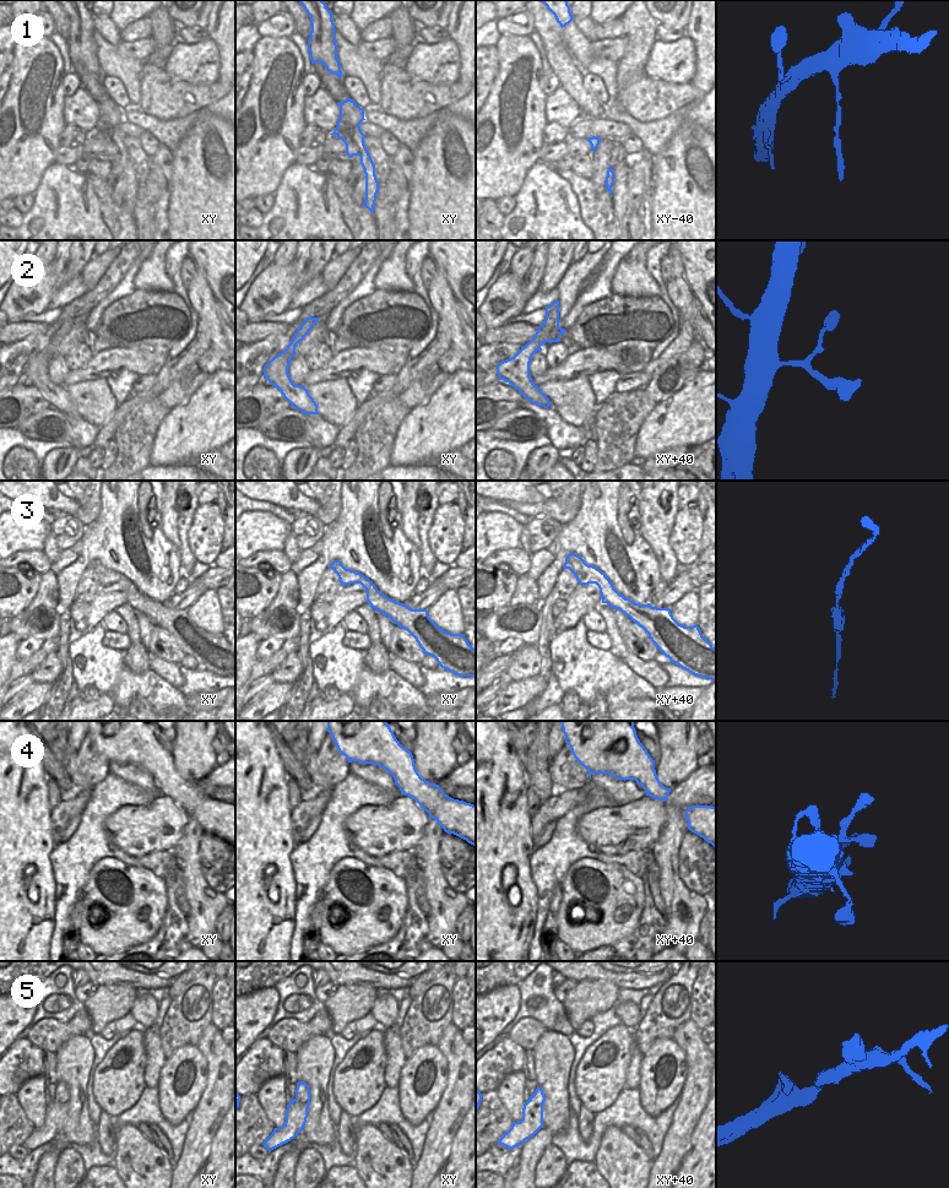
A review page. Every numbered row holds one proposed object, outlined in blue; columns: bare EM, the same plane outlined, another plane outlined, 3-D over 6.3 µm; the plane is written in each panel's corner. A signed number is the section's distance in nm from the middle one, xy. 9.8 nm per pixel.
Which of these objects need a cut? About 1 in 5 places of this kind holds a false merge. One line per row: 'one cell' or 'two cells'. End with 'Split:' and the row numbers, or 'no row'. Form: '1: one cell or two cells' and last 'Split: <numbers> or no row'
1: two cells
2: one cell
3: one cell
4: one cell
5: one cell
Split: 1

